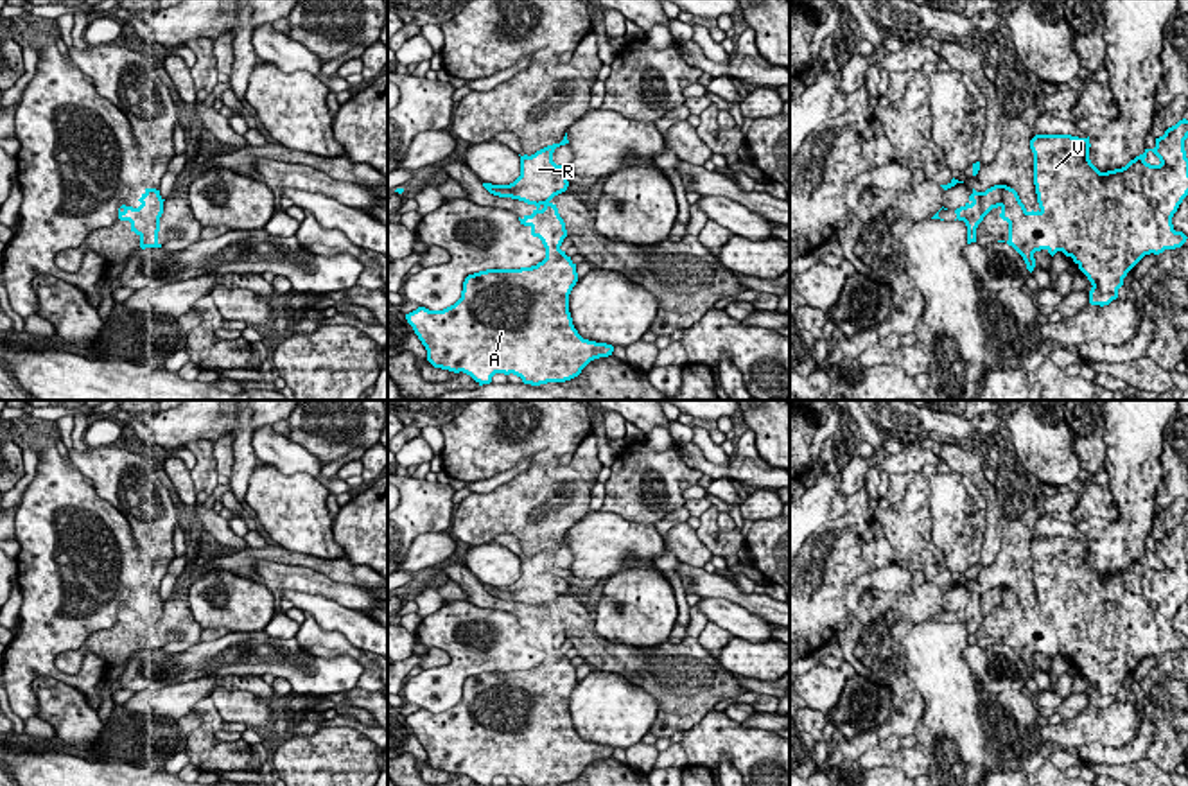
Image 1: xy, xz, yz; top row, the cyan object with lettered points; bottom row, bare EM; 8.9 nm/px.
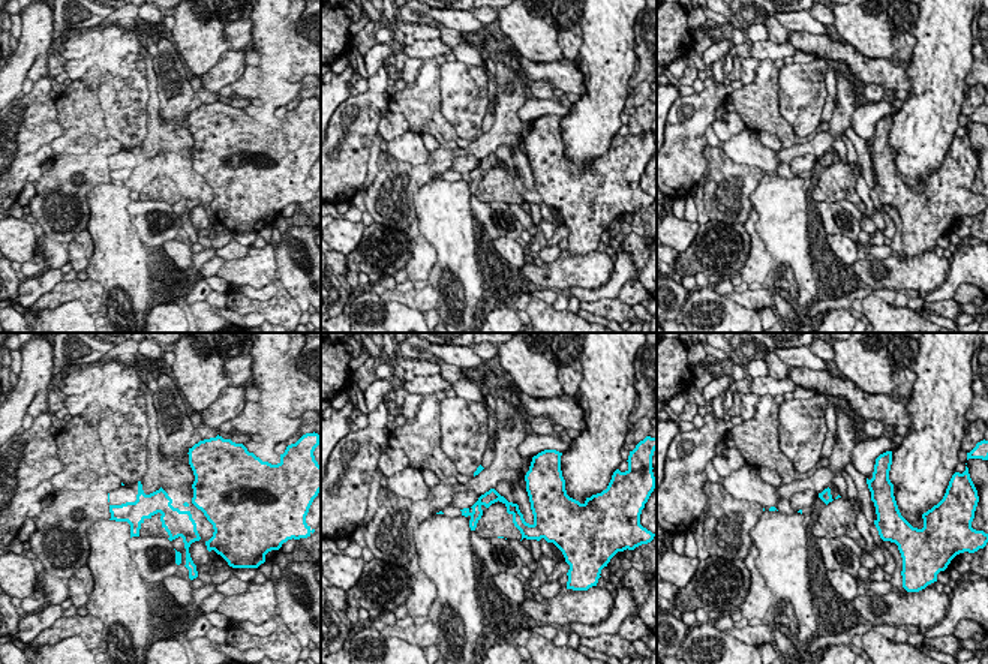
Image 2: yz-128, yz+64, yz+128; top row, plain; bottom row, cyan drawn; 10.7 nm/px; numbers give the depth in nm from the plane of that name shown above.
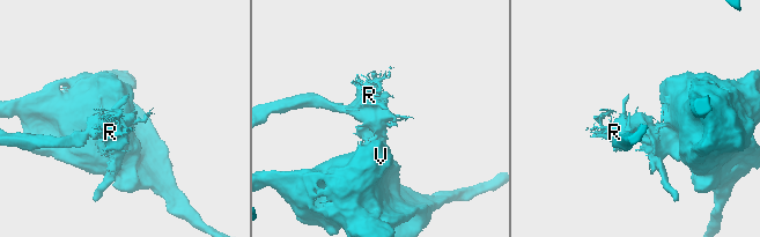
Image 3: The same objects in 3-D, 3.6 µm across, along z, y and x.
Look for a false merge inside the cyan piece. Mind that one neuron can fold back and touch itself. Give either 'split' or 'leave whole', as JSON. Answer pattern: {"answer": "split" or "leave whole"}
{"answer": "split"}

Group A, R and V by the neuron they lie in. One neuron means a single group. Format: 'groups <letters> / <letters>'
groups A V / R

